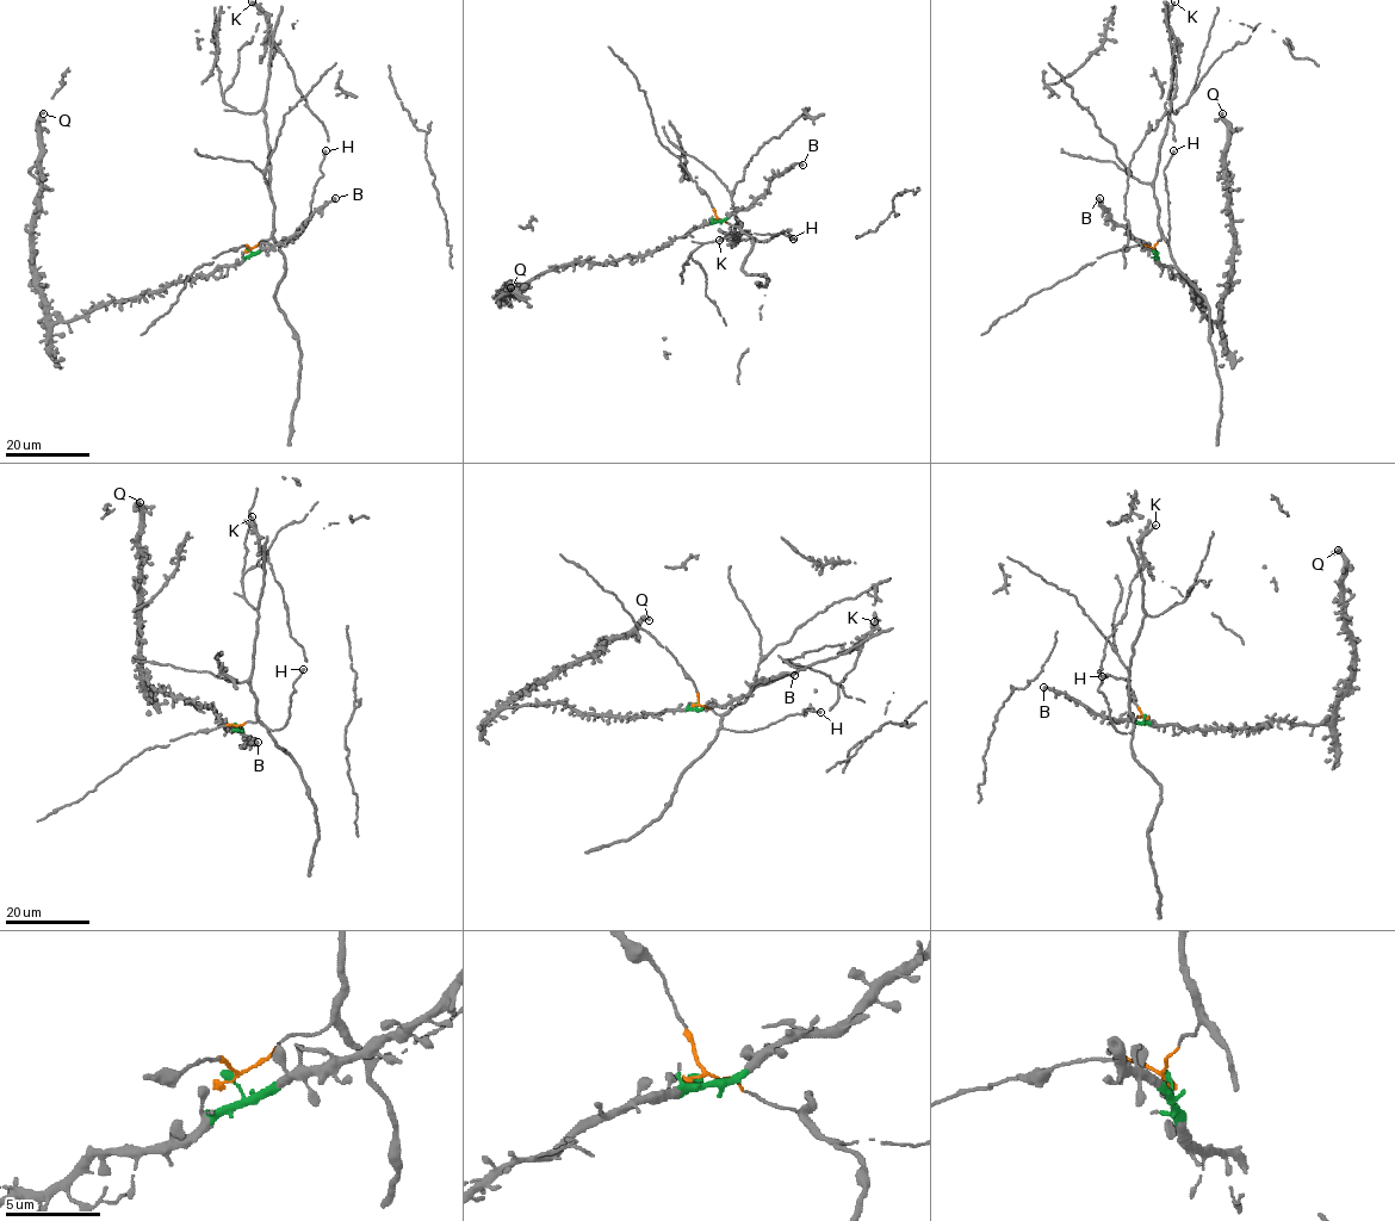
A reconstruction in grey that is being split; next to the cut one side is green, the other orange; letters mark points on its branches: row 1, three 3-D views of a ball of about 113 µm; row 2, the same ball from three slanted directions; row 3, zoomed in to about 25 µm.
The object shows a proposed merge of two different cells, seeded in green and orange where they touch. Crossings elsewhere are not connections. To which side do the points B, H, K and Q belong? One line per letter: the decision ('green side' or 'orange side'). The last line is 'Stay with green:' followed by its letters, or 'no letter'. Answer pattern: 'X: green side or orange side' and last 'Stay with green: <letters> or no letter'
B: green side
H: orange side
K: orange side
Q: green side
Stay with green: B, Q

